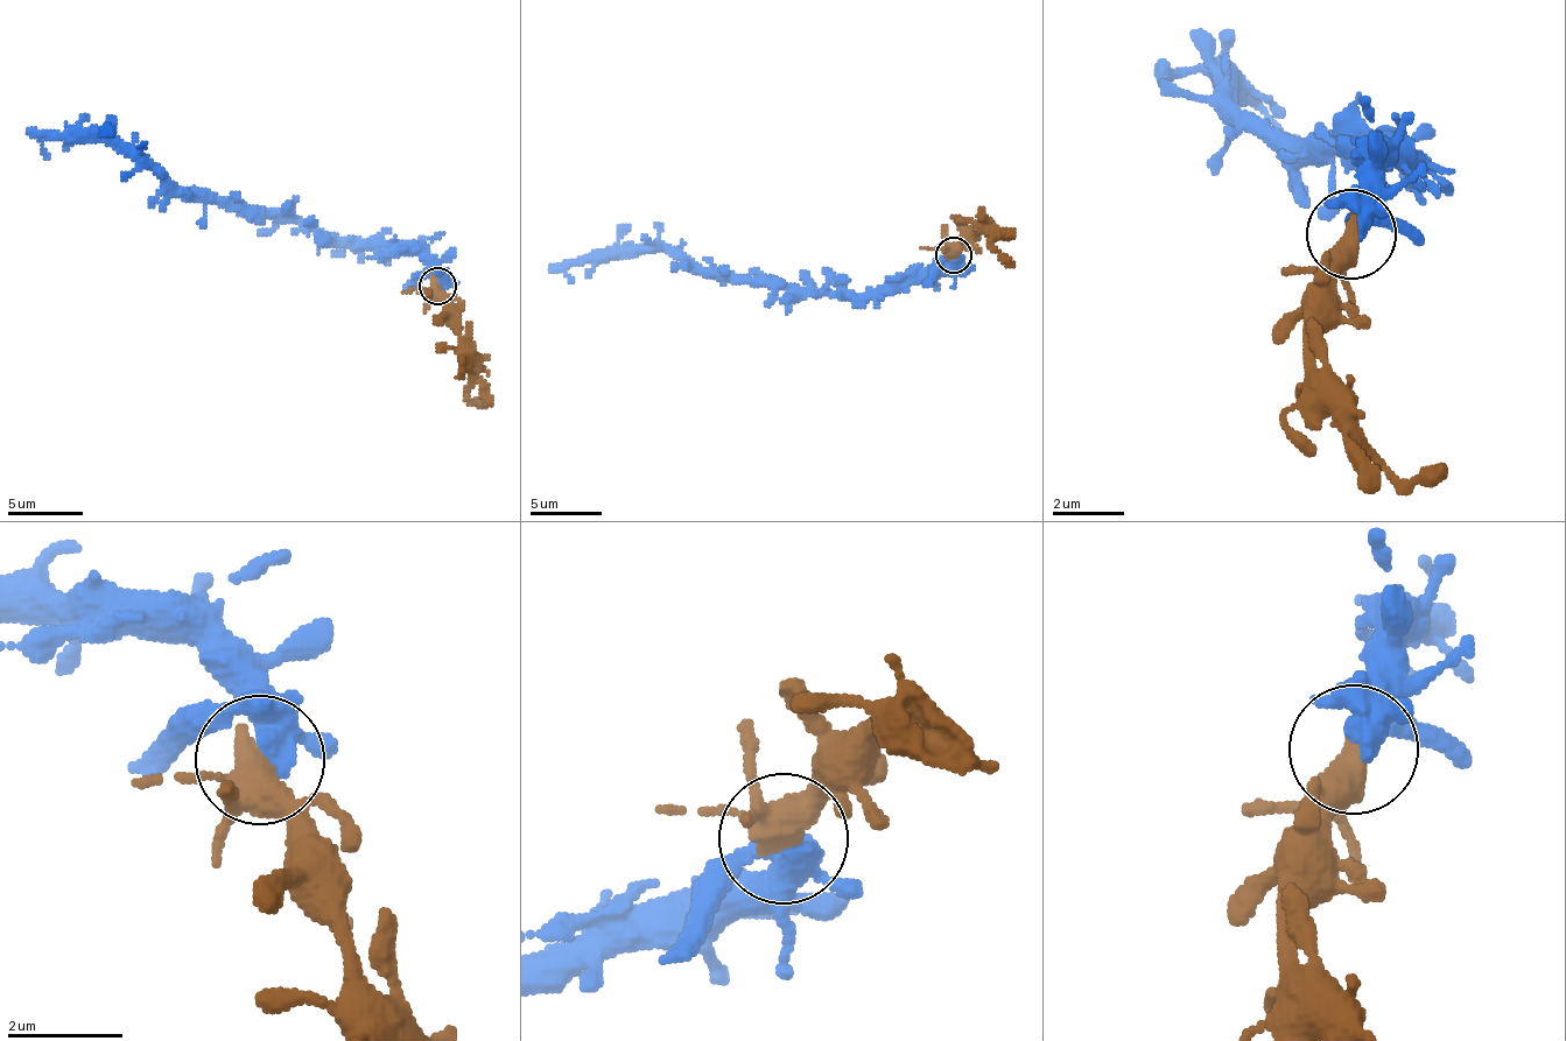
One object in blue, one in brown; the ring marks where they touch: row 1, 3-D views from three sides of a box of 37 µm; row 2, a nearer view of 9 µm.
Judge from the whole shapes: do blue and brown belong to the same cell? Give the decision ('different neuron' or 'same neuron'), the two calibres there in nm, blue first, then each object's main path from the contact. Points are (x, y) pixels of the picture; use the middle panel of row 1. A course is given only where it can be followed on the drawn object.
same neuron | 360/400 nm | blue via (953, 257), (932, 279), (866, 294), (696, 272), (662, 250), (594, 252), (568, 267), (573, 281) | brown via (953, 253), (980, 224), (990, 232), (996, 248), (1013, 267)

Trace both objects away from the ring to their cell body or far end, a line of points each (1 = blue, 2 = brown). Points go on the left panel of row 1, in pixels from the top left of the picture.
1: (436, 287), (416, 254), (175, 196), (103, 141), (46, 136), (48, 159)
2: (436, 287), (444, 322), (460, 335), (460, 357), (470, 370), (472, 400), (490, 401)

